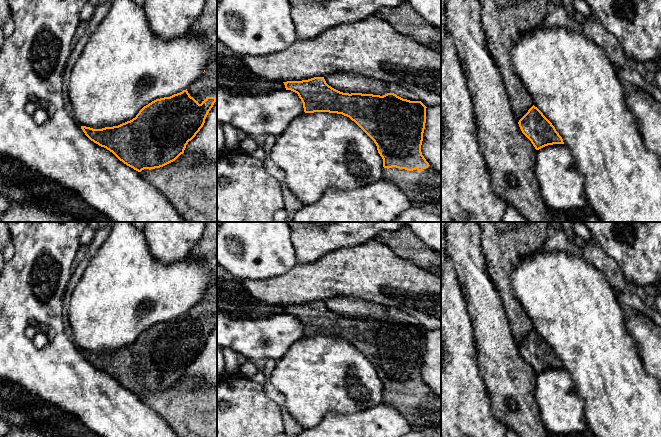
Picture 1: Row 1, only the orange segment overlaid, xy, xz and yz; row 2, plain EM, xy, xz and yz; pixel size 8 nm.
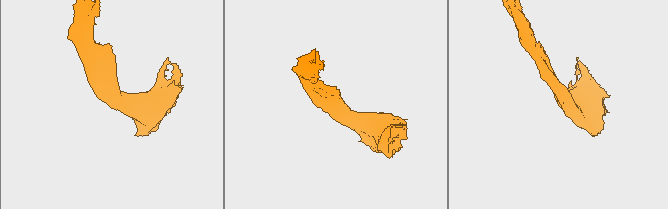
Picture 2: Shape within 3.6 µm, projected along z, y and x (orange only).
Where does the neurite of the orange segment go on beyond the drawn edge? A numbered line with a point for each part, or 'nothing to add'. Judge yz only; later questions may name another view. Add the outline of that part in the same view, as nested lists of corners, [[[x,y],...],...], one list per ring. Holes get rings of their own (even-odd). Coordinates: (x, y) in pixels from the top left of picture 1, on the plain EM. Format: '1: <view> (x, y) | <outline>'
nothing to add

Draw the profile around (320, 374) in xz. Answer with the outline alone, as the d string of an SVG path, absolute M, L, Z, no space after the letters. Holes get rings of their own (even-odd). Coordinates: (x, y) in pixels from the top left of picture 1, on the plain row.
M304 337L293 344L277 361L269 383L285 397L285 408L303 429L318 425L328 412L349 414L383 401L383 383L374 365L349 341L337 337Z

